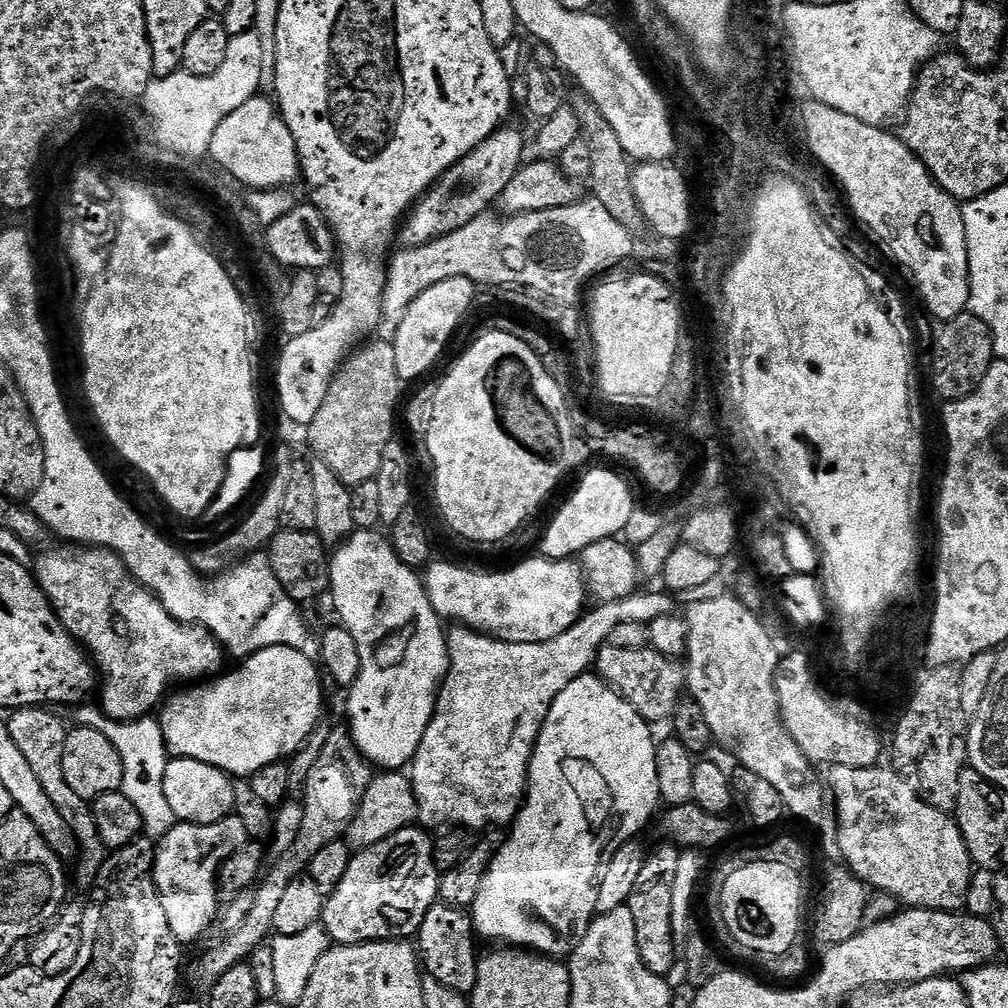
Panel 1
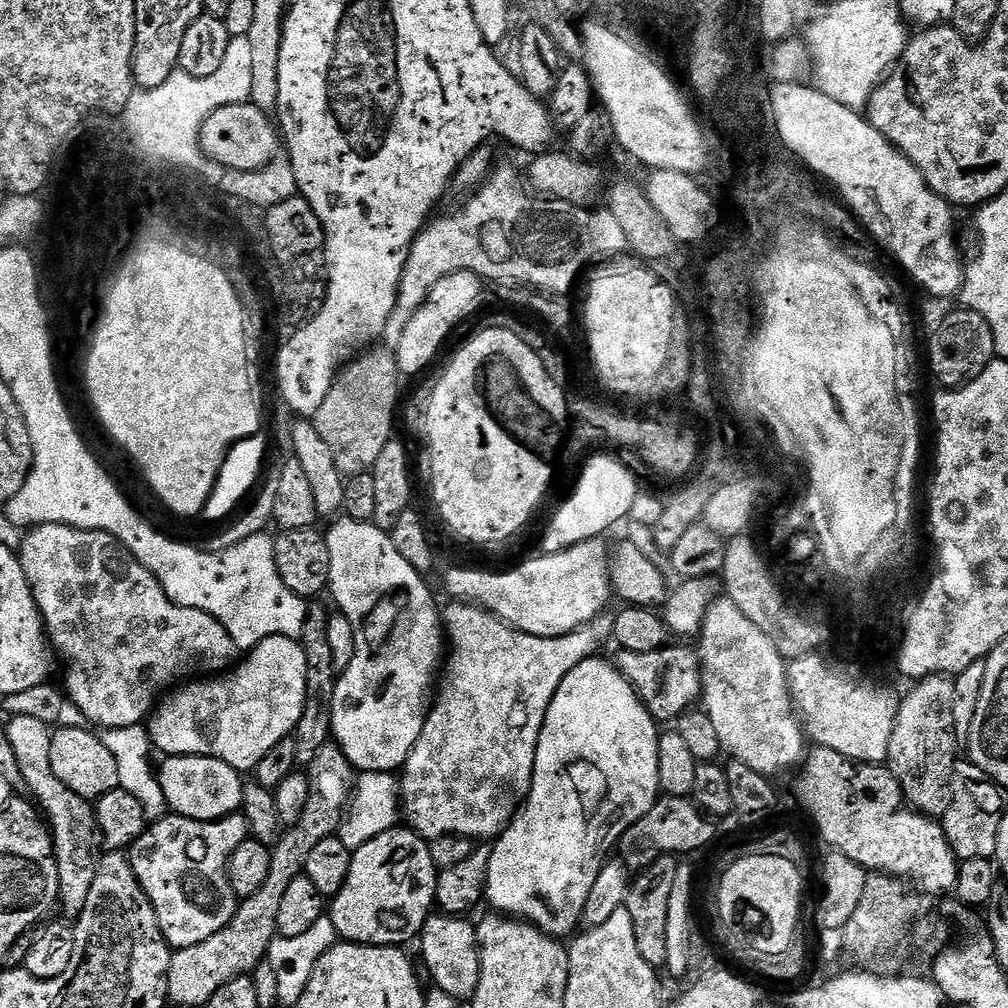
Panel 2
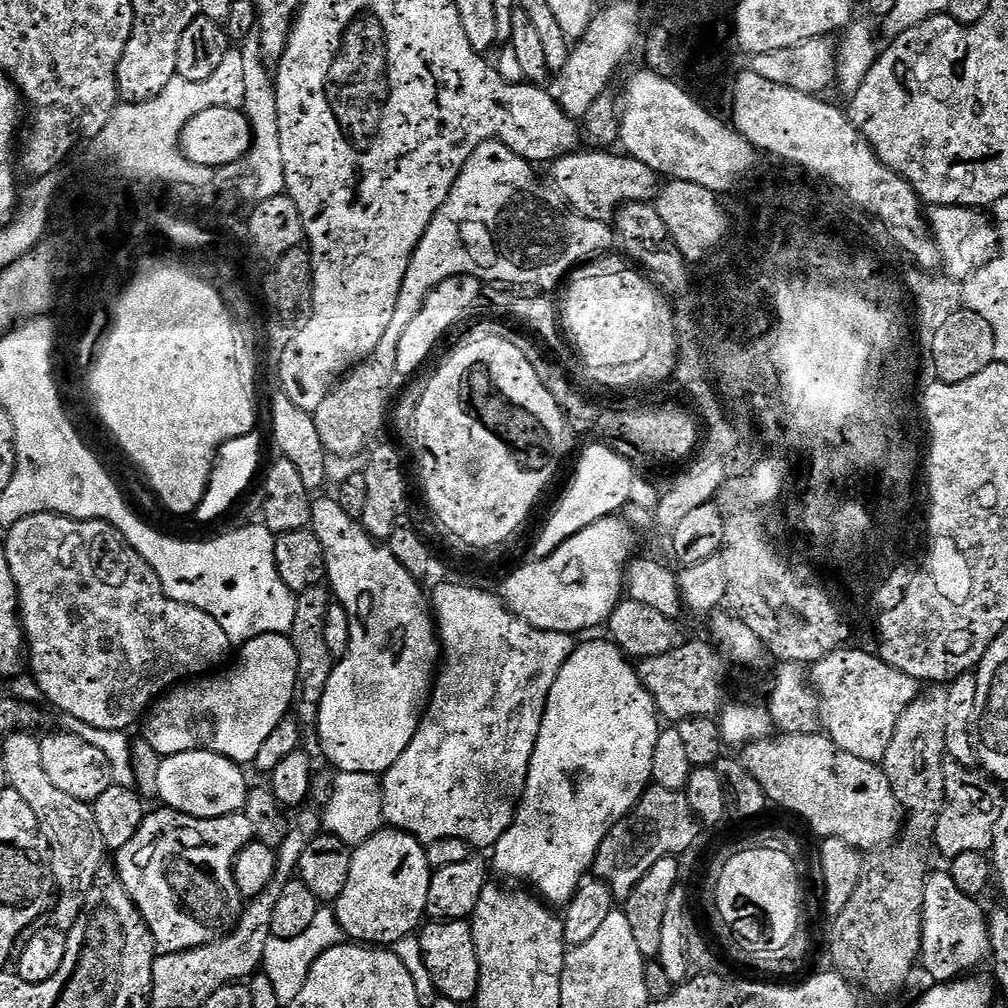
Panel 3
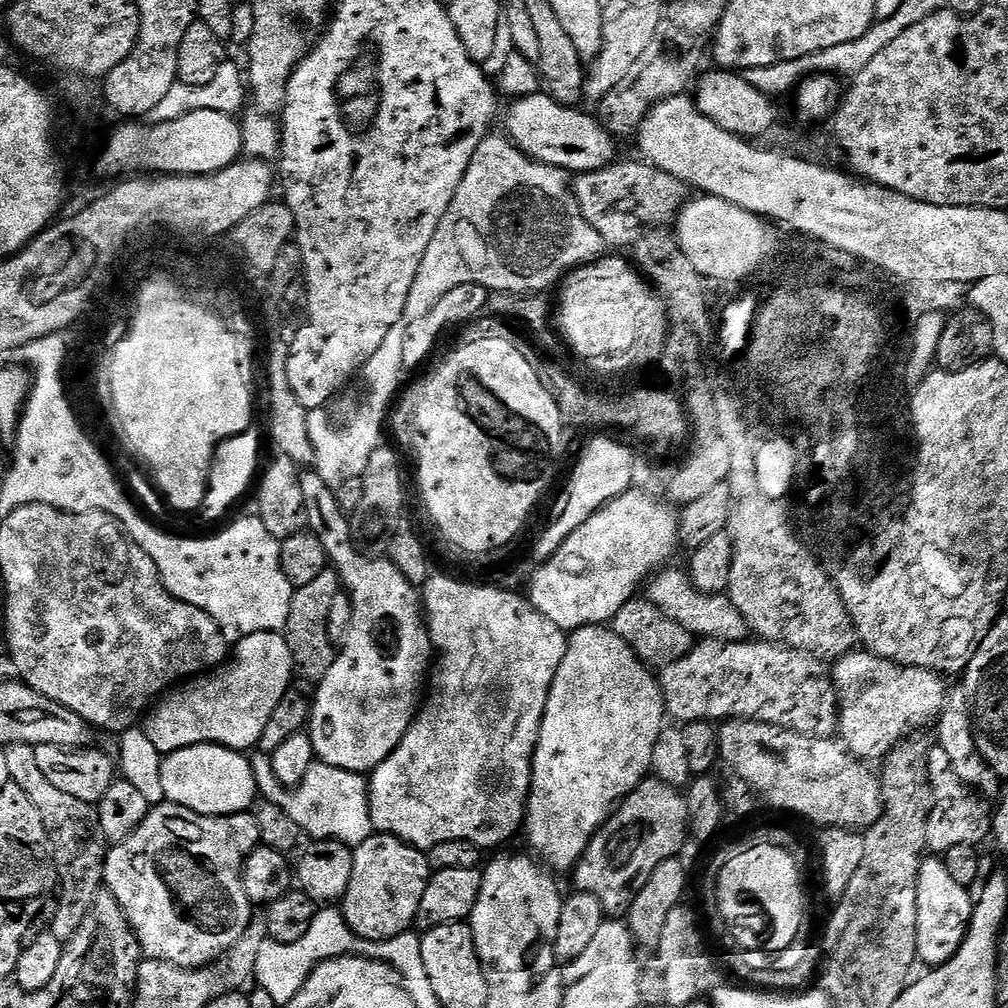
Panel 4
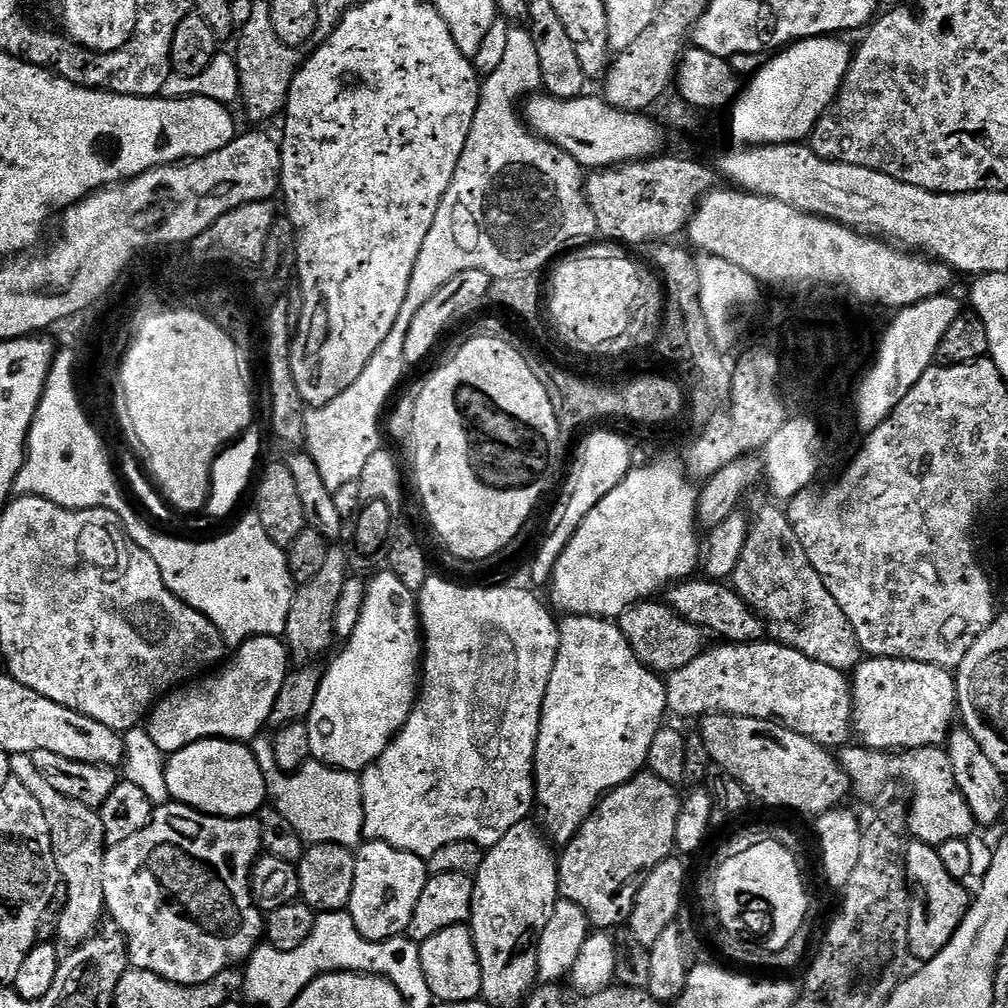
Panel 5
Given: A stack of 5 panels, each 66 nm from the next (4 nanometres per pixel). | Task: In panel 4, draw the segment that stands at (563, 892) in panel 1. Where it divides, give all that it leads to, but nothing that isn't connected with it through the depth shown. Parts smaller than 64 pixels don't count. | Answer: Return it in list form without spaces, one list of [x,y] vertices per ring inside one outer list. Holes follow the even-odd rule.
[[[593,626],[590,628],[575,629],[568,636],[566,658],[562,658],[562,666],[558,666],[556,677],[554,678],[552,689],[546,702],[546,710],[544,711],[542,726],[540,727],[540,737],[536,743],[536,753],[532,759],[532,790],[528,794],[528,807],[526,809],[528,844],[533,848],[531,851],[549,869],[555,870],[557,873],[571,873],[575,869],[577,862],[582,858],[582,854],[587,850],[588,843],[594,839],[597,832],[600,831],[600,828],[607,822],[616,805],[624,797],[630,795],[645,780],[649,773],[651,773],[652,759],[654,758],[654,742],[658,742],[658,734],[665,726],[664,695],[660,689],[659,679],[654,675],[653,669],[649,665],[641,662],[634,654],[634,650],[630,650],[630,646],[626,646],[626,642],[622,642],[622,638],[618,638],[618,634],[614,634],[611,627]]]

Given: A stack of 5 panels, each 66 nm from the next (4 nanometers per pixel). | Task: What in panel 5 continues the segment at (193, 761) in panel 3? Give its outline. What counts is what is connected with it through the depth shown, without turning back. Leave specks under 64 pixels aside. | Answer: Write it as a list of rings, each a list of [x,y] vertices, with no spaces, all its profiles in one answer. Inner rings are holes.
[[[199,740],[171,753],[166,761],[166,784],[171,799],[208,816],[225,816],[228,820],[252,818],[268,800],[264,775],[247,743]]]

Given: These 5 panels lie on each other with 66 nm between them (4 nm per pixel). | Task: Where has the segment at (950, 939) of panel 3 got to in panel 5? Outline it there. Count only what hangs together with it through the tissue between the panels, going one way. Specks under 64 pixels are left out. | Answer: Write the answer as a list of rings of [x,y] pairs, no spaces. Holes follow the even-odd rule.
[[[912,842],[905,847],[902,857],[905,873],[913,885],[916,884],[924,891],[928,899],[928,908],[914,906],[910,910],[910,926],[908,927],[908,950],[917,961],[933,960],[950,942],[954,930],[966,918],[966,910],[970,903],[970,892],[964,889],[965,885],[946,871],[942,866],[939,851],[931,844]]]

